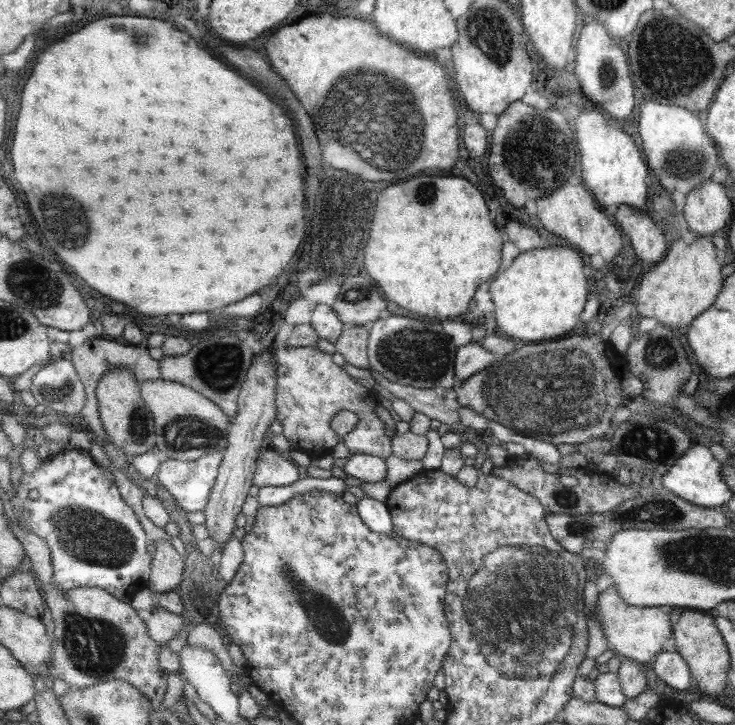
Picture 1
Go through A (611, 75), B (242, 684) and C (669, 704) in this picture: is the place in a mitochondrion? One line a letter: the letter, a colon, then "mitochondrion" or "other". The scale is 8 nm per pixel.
A: mitochondrion
B: other
C: other

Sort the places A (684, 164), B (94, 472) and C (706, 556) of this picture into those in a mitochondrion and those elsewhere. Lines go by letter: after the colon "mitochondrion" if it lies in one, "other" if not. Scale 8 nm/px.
A: mitochondrion
B: other
C: mitochondrion

